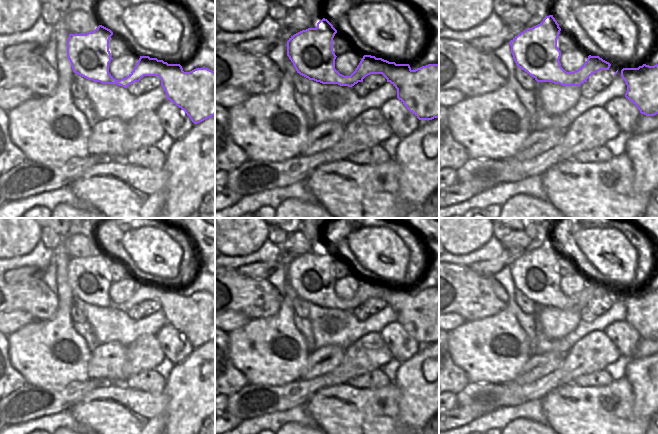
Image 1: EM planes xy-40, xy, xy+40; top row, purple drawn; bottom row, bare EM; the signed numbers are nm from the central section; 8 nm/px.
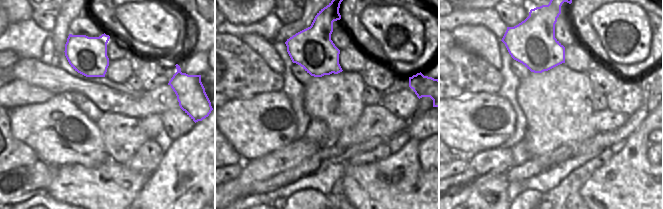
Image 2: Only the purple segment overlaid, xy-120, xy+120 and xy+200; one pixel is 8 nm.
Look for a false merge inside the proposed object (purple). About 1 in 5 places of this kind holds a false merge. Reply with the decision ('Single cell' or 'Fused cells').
Single cell

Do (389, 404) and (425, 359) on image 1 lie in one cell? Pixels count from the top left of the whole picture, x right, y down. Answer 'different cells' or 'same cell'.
different cells

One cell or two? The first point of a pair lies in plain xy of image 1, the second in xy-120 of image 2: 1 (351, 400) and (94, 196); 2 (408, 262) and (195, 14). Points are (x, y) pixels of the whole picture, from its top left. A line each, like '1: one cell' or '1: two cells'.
1: one cell
2: two cells

